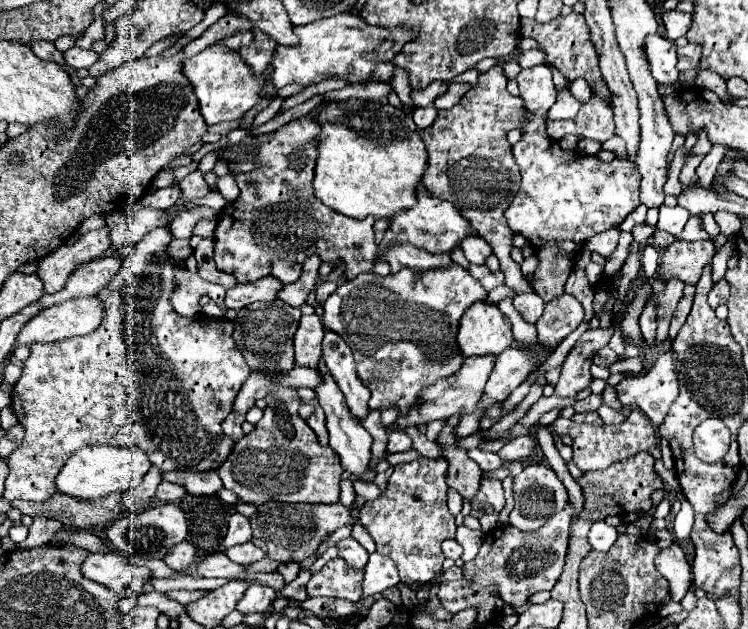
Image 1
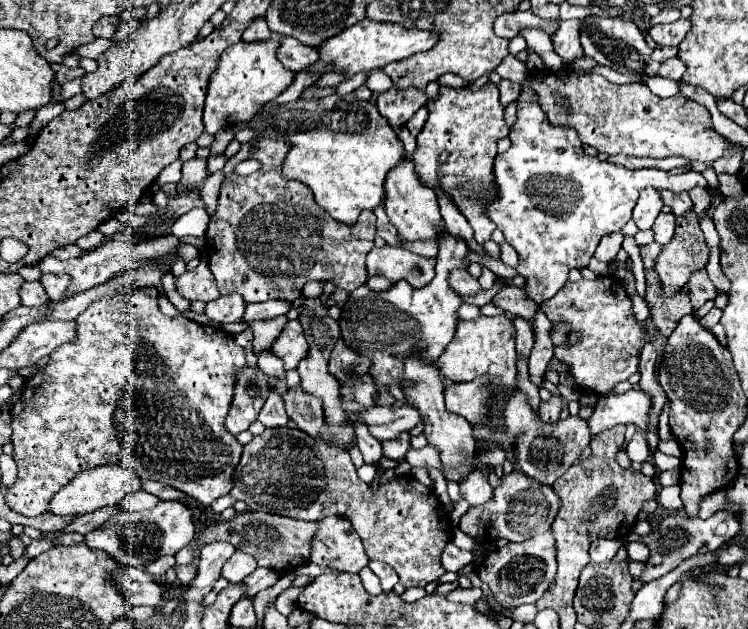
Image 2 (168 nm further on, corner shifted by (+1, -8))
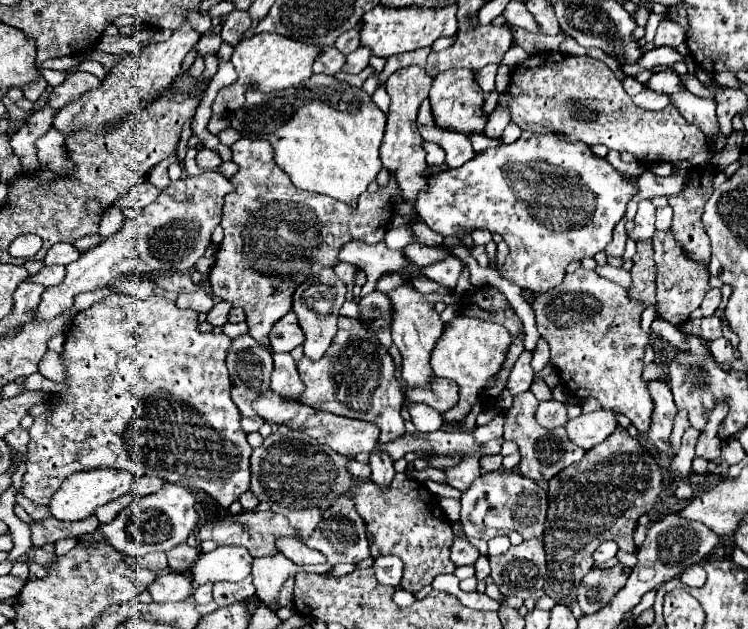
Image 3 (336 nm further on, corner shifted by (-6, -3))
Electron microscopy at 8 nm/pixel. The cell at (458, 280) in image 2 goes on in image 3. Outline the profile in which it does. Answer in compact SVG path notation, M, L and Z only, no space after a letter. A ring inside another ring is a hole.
M446 257L442 261L436 261L428 267L424 267L422 275L436 281L436 283L440 283L440 285L444 285L444 287L454 289L460 271L462 271L462 263L456 257Z

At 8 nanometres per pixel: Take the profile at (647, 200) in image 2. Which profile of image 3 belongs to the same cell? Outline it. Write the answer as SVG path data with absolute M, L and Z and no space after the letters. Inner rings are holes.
M650 199L640 201L638 205L638 213L634 219L634 229L630 231L630 237L634 241L642 241L642 239L650 239L654 235L654 221L656 221L656 207Z

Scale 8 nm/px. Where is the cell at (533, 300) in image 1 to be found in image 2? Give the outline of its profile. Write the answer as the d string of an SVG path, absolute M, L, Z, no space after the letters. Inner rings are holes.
M515 318L515 330L517 330L517 342L515 342L515 348L517 348L517 356L523 356L527 358L531 348L533 348L533 332L531 332L531 326L523 320L523 318Z

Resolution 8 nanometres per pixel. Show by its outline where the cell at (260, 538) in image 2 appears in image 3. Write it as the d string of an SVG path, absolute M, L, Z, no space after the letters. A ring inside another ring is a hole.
M240 511L238 515L228 515L220 521L214 521L210 525L204 525L200 529L200 539L212 539L218 545L240 545L246 547L250 551L252 557L262 557L262 555L276 555L280 553L276 549L276 539L280 537L294 537L298 539L296 531L292 531L292 527L288 527L288 519L284 519L284 515L278 515L274 511Z

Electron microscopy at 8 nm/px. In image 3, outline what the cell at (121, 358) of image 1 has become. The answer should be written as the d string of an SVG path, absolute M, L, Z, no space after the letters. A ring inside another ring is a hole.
M110 295L104 301L94 303L90 309L76 313L72 329L66 333L66 343L64 351L60 353L62 365L64 365L64 383L66 389L60 393L52 393L46 399L48 409L34 417L32 427L28 429L30 433L30 443L28 443L28 463L26 463L26 473L22 477L22 495L30 499L36 505L48 505L52 495L60 489L64 479L72 473L78 471L88 471L88 469L126 469L130 471L136 479L144 475L154 475L160 477L168 483L180 483L182 487L188 489L202 489L210 497L214 497L222 507L230 507L232 501L236 501L244 491L248 491L250 485L250 455L252 447L246 441L246 431L240 427L240 411L234 405L230 397L232 381L228 375L226 367L226 355L228 347L232 347L232 339L224 333L202 333L198 329L198 313L192 309L178 309L174 301L158 295L150 295L148 299L136 299L132 295Z

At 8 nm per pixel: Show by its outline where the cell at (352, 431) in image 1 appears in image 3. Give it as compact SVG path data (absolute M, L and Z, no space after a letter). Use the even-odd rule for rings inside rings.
M326 269L324 275L316 275L312 281L304 281L300 287L294 291L294 307L292 311L298 315L300 327L306 335L304 341L304 355L312 361L322 359L326 349L330 347L336 331L338 331L338 317L340 317L340 307L346 301L346 285L334 275L332 269Z

